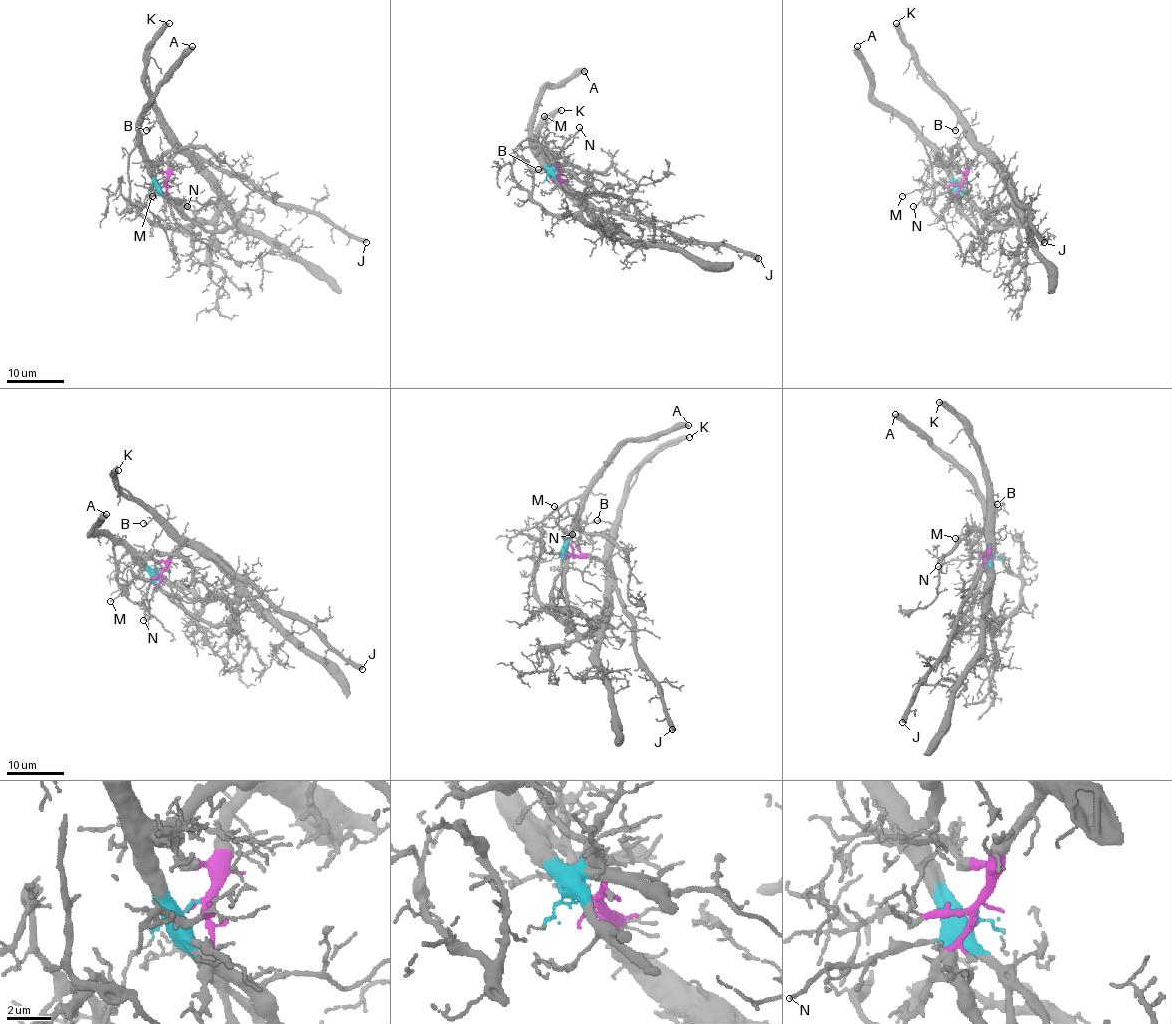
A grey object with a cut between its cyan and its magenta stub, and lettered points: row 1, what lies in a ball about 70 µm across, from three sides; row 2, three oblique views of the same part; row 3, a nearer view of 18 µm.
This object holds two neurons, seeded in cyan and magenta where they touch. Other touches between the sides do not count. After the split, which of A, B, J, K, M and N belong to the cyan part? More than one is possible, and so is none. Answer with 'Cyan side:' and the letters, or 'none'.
Cyan side: A, N

